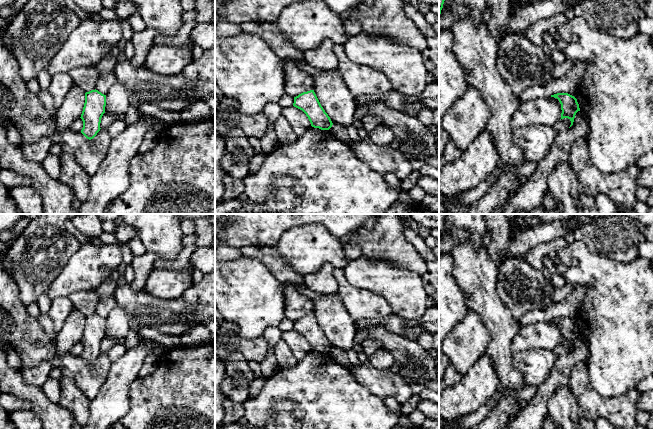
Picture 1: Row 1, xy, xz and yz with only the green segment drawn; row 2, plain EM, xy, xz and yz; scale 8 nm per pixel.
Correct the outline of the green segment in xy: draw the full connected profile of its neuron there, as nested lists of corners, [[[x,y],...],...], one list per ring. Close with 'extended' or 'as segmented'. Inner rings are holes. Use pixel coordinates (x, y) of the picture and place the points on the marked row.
[[[98,90],[85,93],[85,103],[81,114],[83,128],[81,133],[89,140],[93,139],[100,131],[100,123],[105,113],[106,95]]]; as segmented

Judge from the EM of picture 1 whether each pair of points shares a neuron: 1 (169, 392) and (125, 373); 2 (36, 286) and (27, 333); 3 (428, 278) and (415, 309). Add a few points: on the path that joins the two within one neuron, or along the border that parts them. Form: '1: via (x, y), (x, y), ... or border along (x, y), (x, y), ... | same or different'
1: border along (138, 377), (129, 386), (128, 400) | different
2: border along (16, 283), (18, 298), (25, 306) | different
3: border along (420, 276), (423, 288), (428, 296) | different

